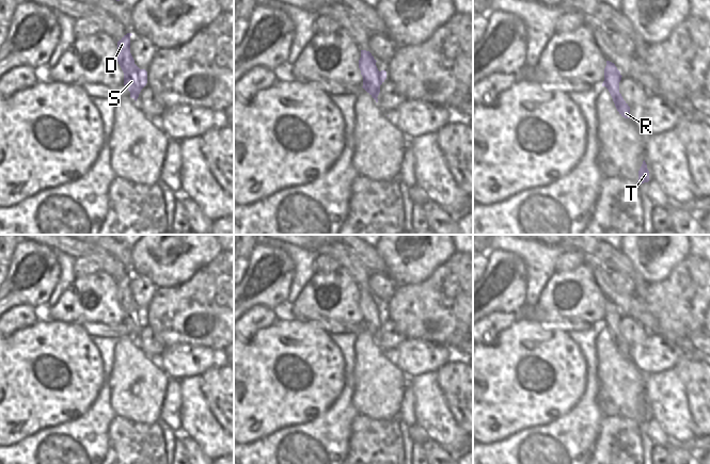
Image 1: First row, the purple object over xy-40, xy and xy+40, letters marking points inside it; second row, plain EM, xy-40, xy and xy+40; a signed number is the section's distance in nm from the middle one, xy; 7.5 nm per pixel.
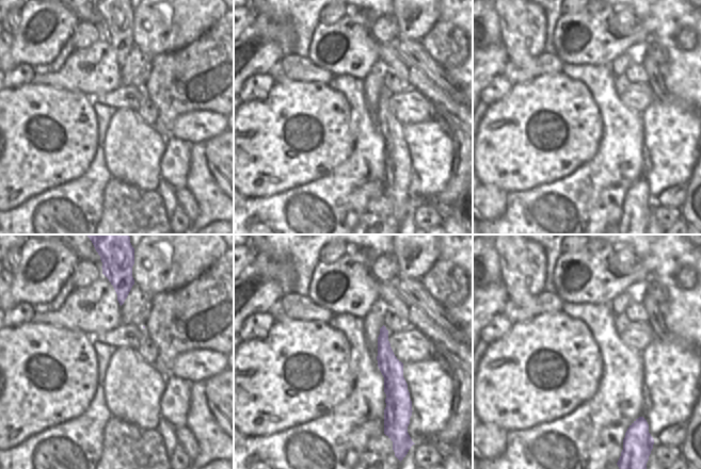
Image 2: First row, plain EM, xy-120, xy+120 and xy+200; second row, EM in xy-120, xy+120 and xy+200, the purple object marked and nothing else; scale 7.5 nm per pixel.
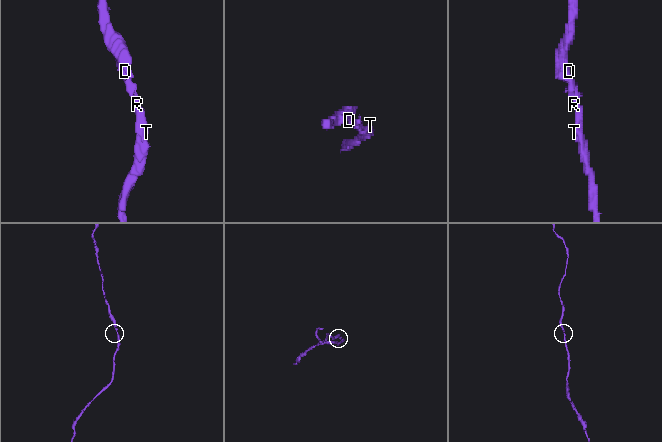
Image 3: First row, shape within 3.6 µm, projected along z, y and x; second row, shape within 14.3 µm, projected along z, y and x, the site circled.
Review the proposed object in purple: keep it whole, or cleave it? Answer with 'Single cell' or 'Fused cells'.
Single cell

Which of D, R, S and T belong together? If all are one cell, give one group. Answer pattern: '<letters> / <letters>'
D R S T

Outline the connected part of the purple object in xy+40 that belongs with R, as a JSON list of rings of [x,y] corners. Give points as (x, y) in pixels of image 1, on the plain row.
[[[606,300],[606,305],[604,307],[604,320],[602,325],[605,325],[609,329],[619,353],[625,357],[630,357],[630,346],[619,332],[619,321],[621,316],[622,315],[620,314],[620,310],[617,308],[615,303]]]

